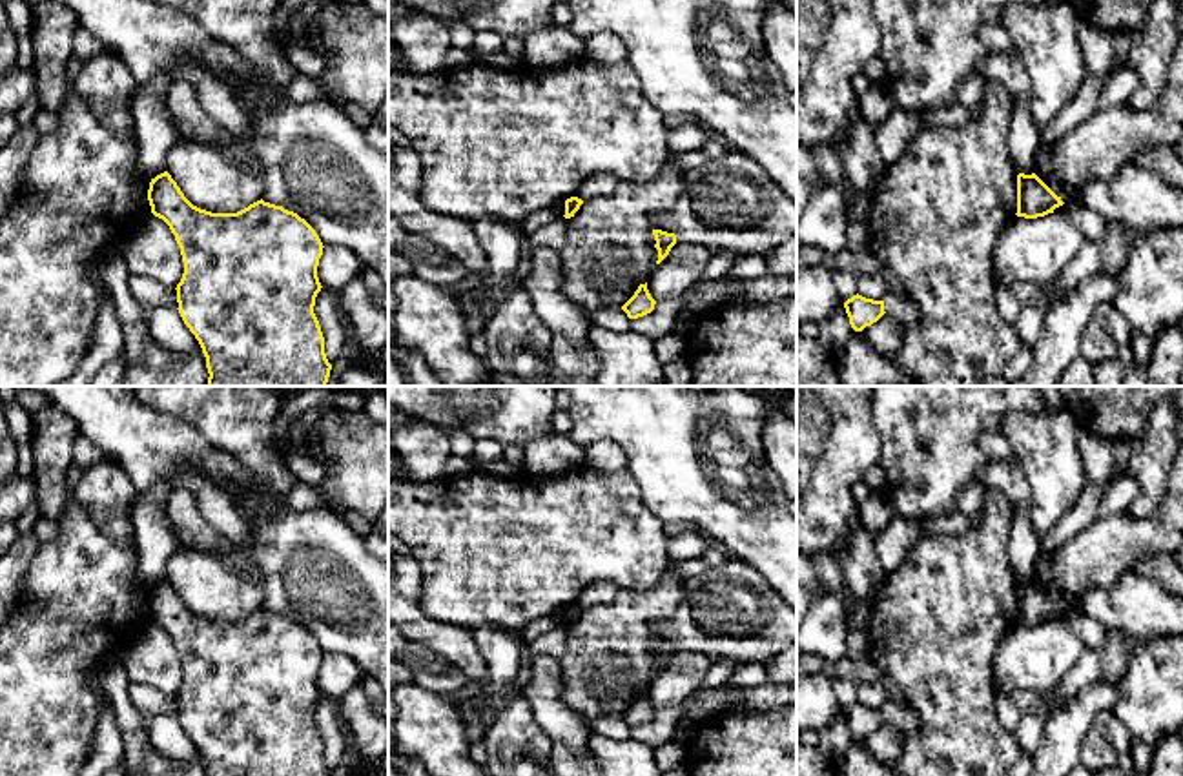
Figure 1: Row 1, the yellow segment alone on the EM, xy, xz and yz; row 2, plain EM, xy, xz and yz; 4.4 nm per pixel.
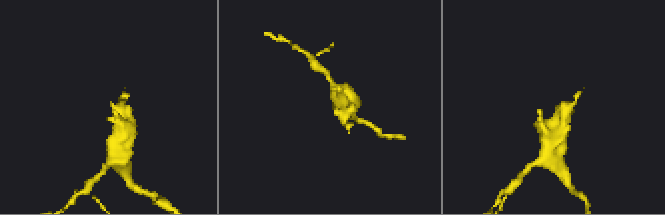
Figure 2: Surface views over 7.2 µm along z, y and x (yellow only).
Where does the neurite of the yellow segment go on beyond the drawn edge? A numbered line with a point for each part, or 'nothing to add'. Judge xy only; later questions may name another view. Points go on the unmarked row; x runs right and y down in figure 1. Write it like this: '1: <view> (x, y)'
nothing to add

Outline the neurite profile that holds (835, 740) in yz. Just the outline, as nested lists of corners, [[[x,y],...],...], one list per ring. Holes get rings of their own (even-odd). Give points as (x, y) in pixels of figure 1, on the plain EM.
[[[840,712],[824,730],[818,732],[817,749],[831,763],[838,765],[849,750],[855,738],[849,732],[844,712]]]

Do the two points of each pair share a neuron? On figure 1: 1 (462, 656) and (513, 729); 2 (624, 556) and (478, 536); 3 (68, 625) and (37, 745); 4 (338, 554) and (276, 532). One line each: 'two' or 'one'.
1: two
2: one
3: one
4: one

